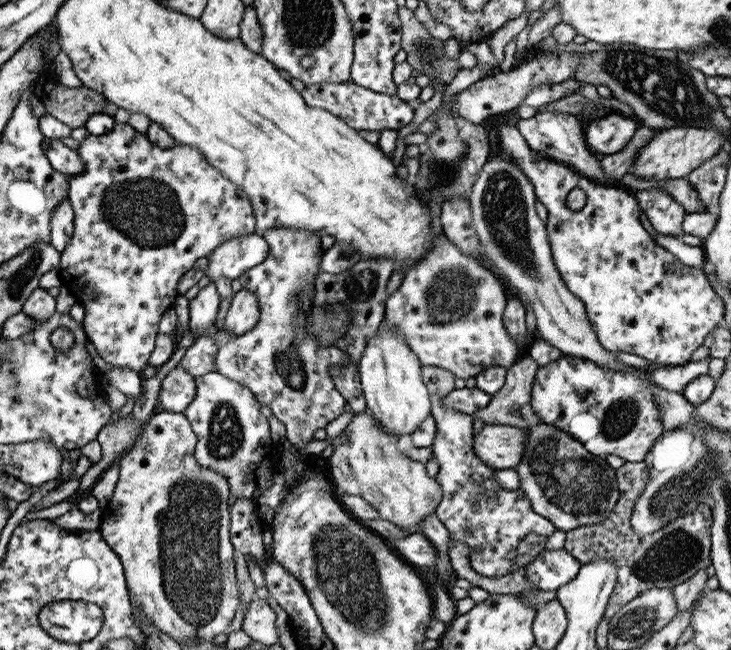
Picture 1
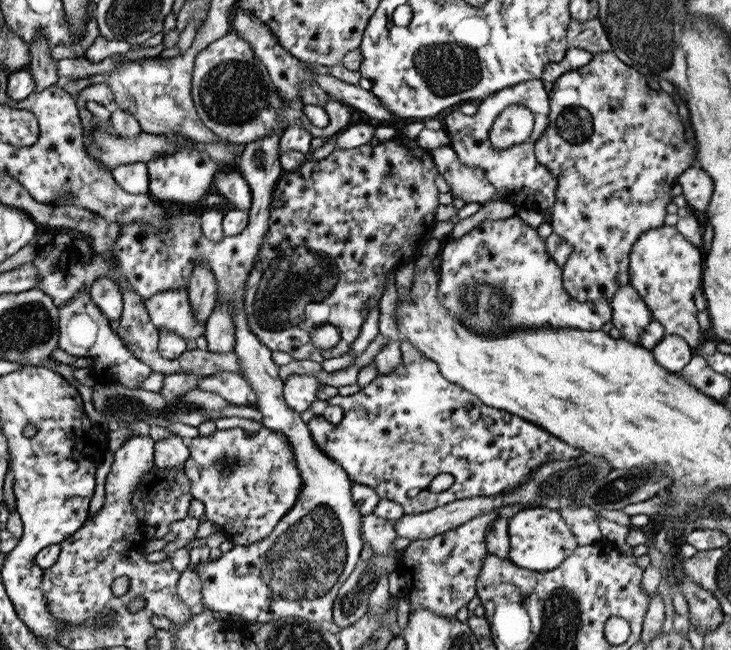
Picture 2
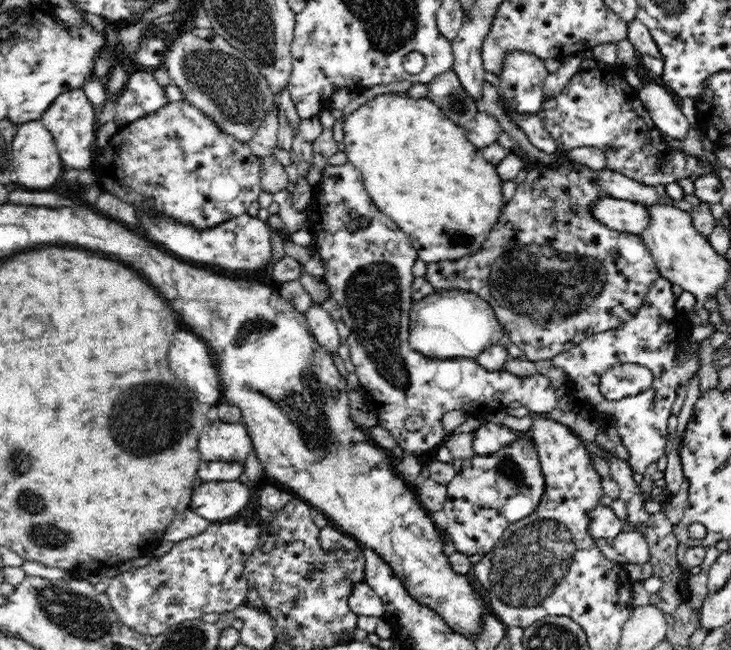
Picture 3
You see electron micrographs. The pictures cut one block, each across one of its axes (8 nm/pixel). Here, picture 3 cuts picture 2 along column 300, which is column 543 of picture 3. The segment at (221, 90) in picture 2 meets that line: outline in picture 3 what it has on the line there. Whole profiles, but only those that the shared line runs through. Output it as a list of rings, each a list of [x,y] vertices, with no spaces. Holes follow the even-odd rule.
[[[600,66],[590,71],[576,73],[563,88],[563,92],[556,98],[546,99],[537,115],[544,123],[545,129],[550,132],[561,154],[573,148],[596,147],[606,155],[606,168],[615,170],[648,186],[675,183],[678,179],[688,178],[691,174],[700,176],[712,174],[710,163],[699,163],[698,159],[686,155],[679,149],[672,149],[662,136],[662,131],[654,124],[646,107],[637,94],[622,77],[623,69],[619,67],[607,68]]]

